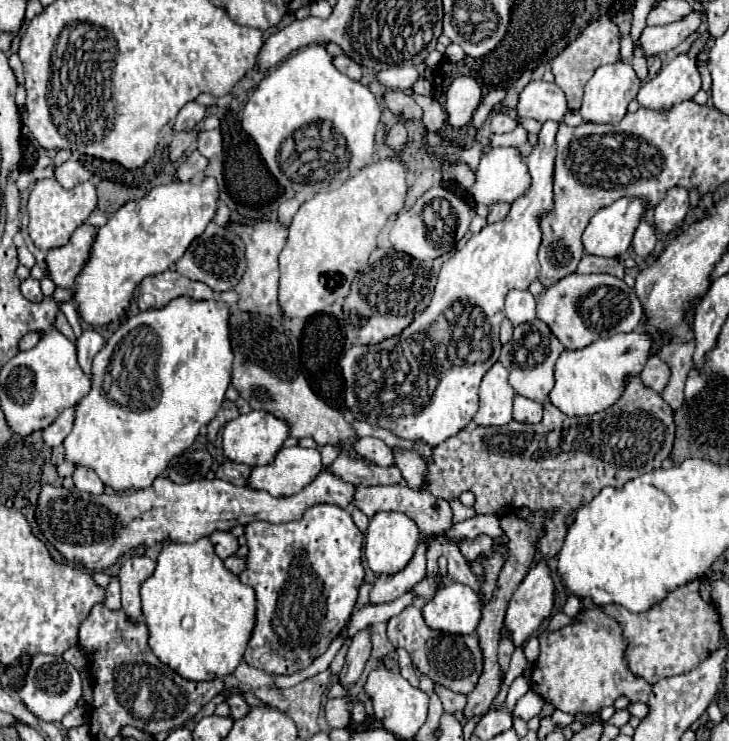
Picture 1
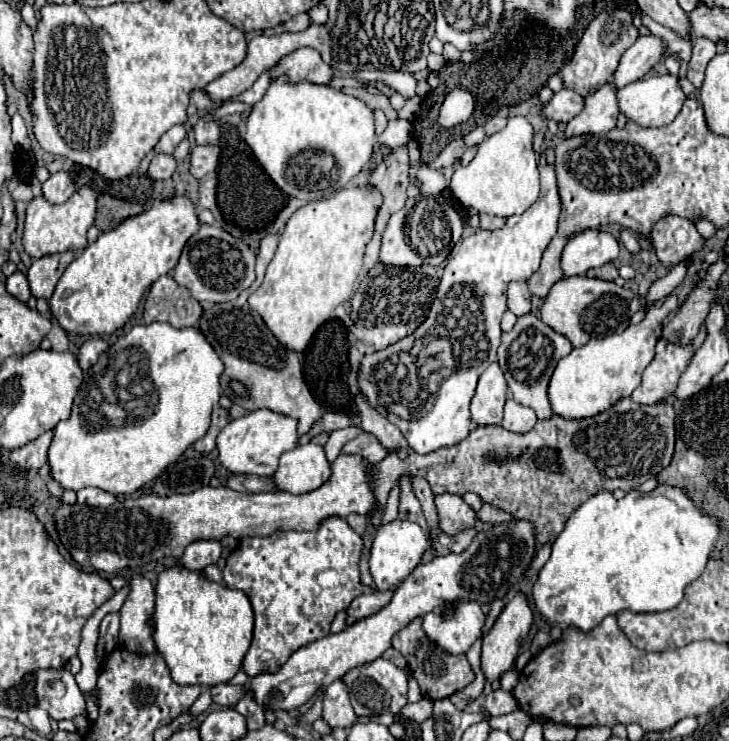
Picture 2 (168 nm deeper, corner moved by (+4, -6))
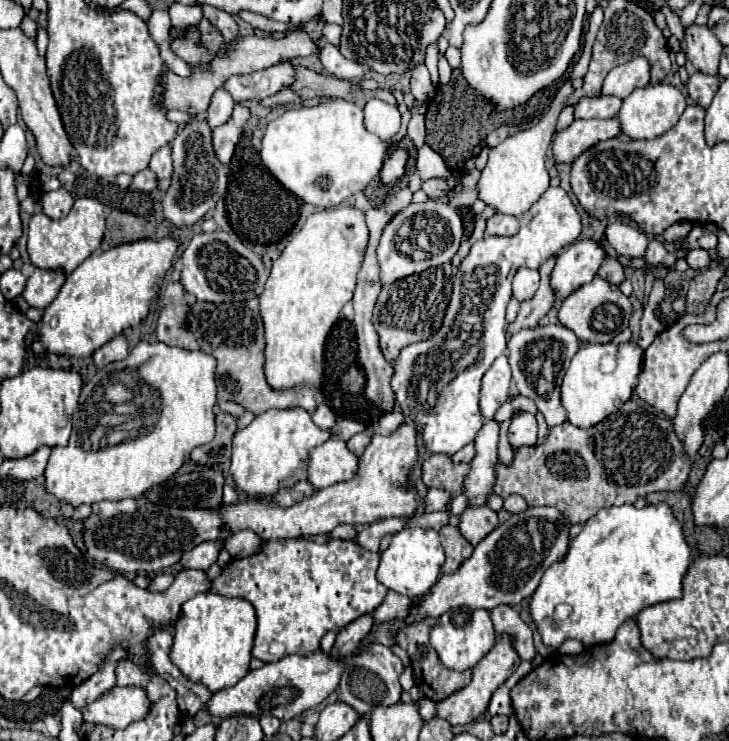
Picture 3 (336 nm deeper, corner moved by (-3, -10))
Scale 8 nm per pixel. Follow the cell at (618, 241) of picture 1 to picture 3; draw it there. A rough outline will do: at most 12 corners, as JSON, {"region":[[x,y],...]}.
{"region":[[592,239],[568,245],[550,275],[564,301],[590,283],[606,251]]}

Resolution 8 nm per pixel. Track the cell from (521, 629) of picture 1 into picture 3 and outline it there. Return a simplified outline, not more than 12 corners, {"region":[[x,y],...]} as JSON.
{"region":[[508,635],[472,669],[468,687],[438,701],[436,715],[468,725],[520,657]]}

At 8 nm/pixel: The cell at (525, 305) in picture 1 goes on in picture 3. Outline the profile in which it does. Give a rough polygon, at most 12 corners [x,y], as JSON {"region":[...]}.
{"region":[[520,267],[512,279],[518,301],[532,299],[540,285],[538,269]]}

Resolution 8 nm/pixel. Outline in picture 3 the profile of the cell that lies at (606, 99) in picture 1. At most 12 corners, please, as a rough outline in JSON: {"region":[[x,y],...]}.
{"region":[[576,119],[558,131],[552,153],[574,163],[592,145],[620,133],[612,119]]}

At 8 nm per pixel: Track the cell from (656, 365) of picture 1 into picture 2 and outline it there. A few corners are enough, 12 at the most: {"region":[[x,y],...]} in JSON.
{"region":[[659,339],[631,399],[665,401],[691,359],[691,345]]}

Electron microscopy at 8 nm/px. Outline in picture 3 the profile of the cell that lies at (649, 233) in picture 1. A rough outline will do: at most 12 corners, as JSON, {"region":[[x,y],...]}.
{"region":[[614,221],[604,233],[616,253],[644,257],[648,237],[636,225]]}

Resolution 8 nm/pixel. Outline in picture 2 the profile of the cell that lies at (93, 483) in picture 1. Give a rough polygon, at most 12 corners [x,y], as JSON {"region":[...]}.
{"region":[[95,487],[77,491],[77,503],[109,507],[115,495]]}

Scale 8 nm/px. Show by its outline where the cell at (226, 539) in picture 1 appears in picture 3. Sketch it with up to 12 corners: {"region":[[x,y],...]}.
{"region":[[200,543],[182,555],[184,569],[206,571],[216,563],[222,543]]}

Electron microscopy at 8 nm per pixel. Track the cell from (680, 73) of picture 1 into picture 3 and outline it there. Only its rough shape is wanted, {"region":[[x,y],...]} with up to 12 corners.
{"region":[[672,85],[636,89],[618,113],[630,139],[654,139],[678,123],[686,97]]}

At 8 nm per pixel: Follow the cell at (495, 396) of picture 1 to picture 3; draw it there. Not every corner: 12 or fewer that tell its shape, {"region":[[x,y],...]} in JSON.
{"region":[[500,355],[482,377],[480,411],[492,419],[508,399],[512,375]]}

